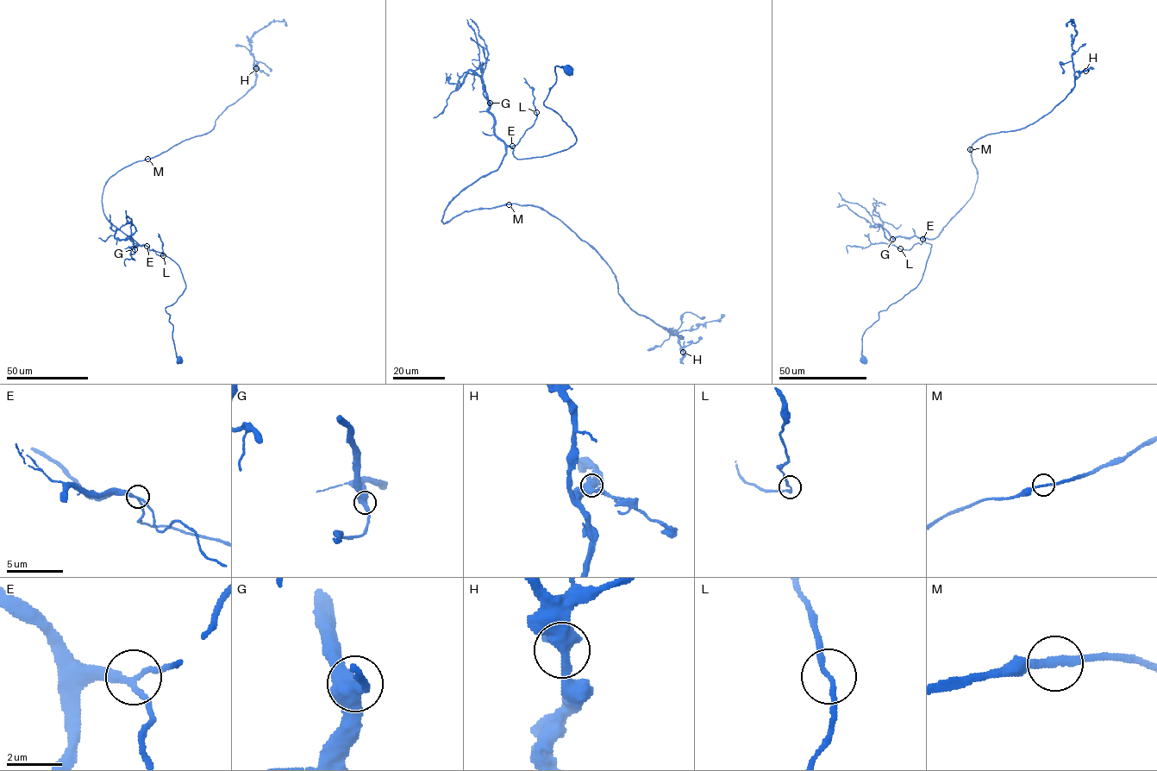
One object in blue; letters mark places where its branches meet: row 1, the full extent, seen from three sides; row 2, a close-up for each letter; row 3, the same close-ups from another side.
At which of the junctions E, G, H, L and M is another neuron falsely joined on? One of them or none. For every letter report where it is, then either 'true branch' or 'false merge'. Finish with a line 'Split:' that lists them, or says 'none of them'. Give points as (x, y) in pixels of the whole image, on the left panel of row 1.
E: place (146, 246); true branch
G: place (134, 249); true branch
H: place (256, 68); true branch
L: place (163, 255); true branch
M: place (147, 159); true branch
Split: none of them

